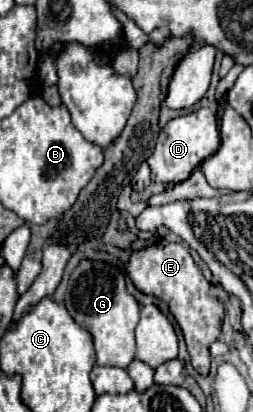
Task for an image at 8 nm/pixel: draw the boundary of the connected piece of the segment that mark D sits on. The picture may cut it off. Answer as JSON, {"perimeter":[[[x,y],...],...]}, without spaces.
{"perimeter":[[[200,107],[194,113],[170,119],[166,123],[166,127],[160,131],[156,147],[152,151],[152,155],[148,157],[148,165],[152,171],[152,183],[180,183],[186,177],[190,177],[190,173],[196,169],[198,163],[202,163],[206,157],[210,157],[220,145],[220,133],[218,133],[218,121],[216,121],[216,113],[210,107]]]}

